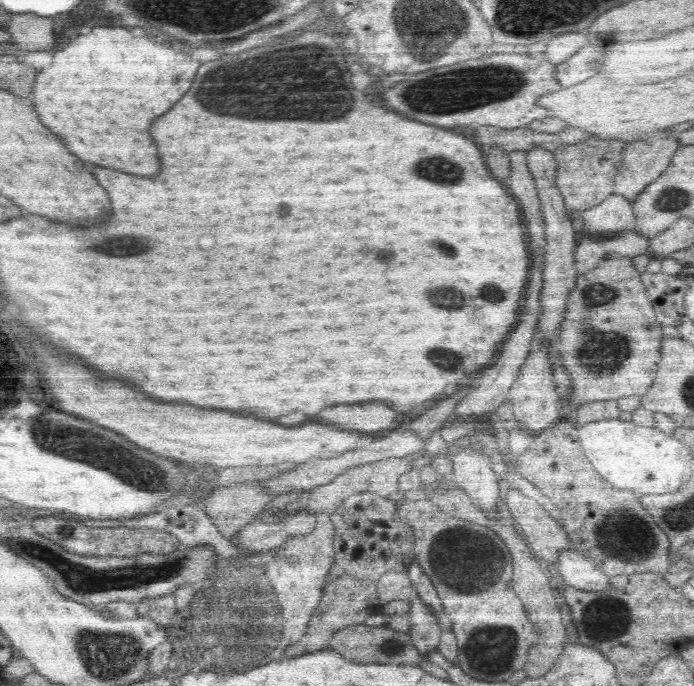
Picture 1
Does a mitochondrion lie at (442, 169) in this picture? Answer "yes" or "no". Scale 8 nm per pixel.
yes

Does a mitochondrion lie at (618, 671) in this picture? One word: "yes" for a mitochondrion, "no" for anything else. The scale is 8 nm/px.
no

